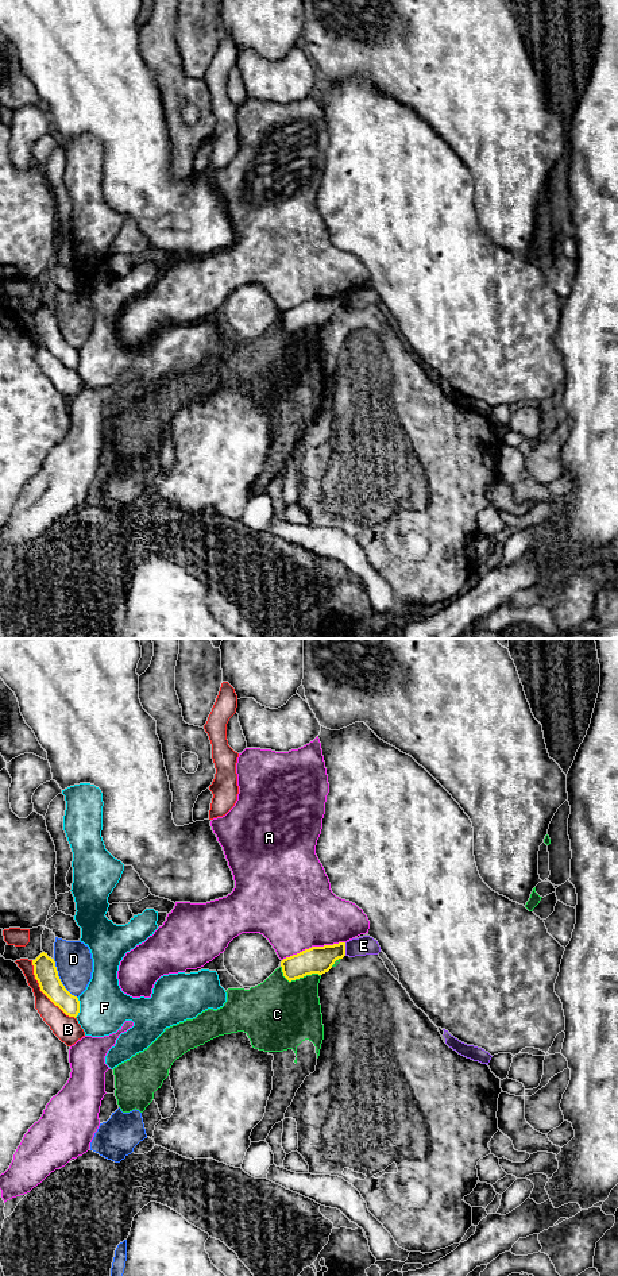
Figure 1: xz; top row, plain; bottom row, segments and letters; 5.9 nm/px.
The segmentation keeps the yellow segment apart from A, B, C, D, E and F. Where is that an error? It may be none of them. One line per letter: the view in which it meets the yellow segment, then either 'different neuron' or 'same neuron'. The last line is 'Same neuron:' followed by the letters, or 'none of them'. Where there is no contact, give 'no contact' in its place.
A: xz | different neuron
B: xz | different neuron
C: xz | different neuron
D: xz | different neuron
E: xz | different neuron
F: xz | different neuron
Same neuron: none of them

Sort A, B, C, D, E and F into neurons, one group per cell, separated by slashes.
A / B / C / D / E / F

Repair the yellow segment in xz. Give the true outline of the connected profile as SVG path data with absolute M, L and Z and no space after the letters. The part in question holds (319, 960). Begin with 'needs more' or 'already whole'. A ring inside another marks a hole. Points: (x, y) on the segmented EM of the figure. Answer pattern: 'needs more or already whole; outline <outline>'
already whole; outline M345 942L312 947L281 961L283 976L291 982L306 975L328 972L336 960L345 956Z

